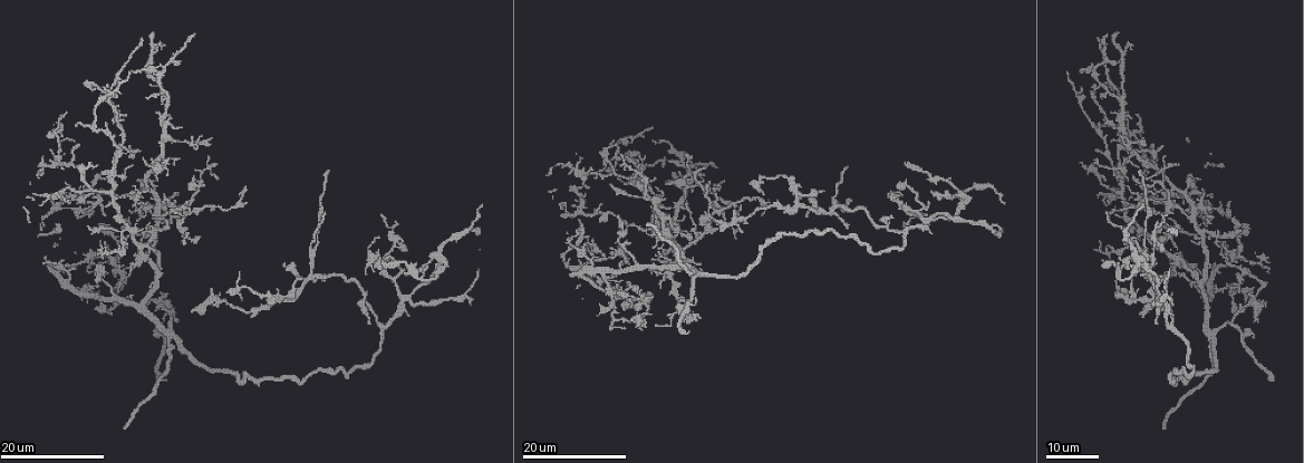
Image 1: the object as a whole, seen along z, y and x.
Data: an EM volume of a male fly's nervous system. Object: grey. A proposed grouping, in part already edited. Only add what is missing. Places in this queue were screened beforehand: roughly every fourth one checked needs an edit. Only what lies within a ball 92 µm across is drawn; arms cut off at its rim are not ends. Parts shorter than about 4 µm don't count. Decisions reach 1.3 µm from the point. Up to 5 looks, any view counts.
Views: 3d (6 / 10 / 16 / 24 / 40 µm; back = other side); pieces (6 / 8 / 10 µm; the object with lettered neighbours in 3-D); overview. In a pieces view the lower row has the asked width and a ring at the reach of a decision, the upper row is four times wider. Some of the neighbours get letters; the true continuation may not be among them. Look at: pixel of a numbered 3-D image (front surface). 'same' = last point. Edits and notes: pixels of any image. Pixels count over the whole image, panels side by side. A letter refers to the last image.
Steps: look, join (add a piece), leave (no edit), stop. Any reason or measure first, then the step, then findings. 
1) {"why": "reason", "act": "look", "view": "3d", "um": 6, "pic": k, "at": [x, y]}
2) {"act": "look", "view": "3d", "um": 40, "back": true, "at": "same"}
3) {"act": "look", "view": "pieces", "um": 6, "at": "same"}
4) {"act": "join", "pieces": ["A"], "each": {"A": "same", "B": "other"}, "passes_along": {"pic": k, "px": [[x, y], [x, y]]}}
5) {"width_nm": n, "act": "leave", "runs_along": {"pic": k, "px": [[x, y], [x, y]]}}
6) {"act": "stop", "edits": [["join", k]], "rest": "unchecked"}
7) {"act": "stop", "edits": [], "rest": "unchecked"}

{"why": "branch stops here", "act": "look", "view": "3d", "um": 24, "pic": 1, "at": [290, 269]}

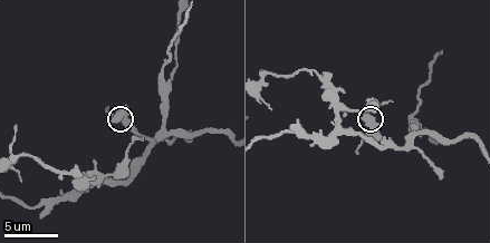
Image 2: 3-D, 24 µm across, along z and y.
{"act": "look", "view": "pieces", "um": 8, "pic": 2, "at": [363, 115]}

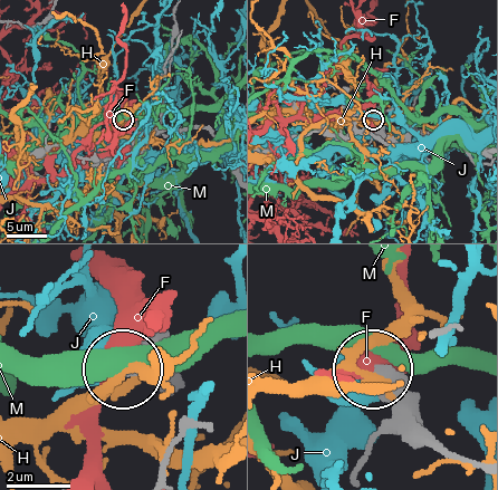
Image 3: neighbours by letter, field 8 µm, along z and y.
{"act": "leave", "each": {"F": "other", "H": "other", "J": "other", "M": "other"}, "found": "no lettered piece goes on from it"}

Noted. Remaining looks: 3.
{"why": "thin end", "act": "look", "view": "3d", "um": 24, "pic": 1, "at": [1208, 237]}

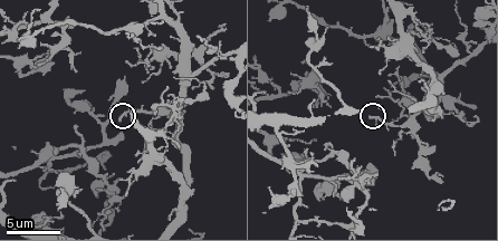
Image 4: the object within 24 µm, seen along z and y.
{"act": "look", "view": "pieces", "um": 6, "pic": 4, "at": [121, 117]}

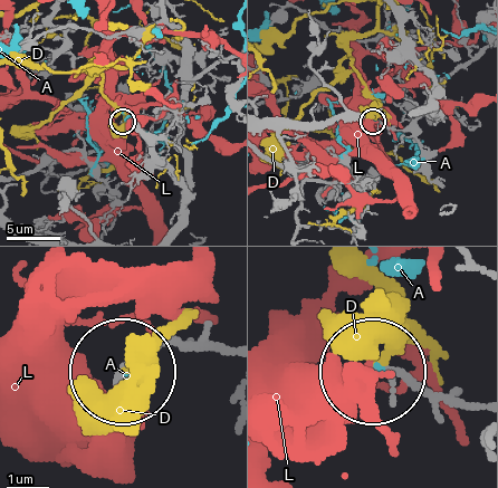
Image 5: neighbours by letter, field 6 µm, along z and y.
{"act": "leave", "each": {"A": "other", "D": "other", "L": "other"}, "found": "no lettered piece goes on from it"}

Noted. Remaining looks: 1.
{"act": "stop", "edits": [], "rest": "unchecked"}

